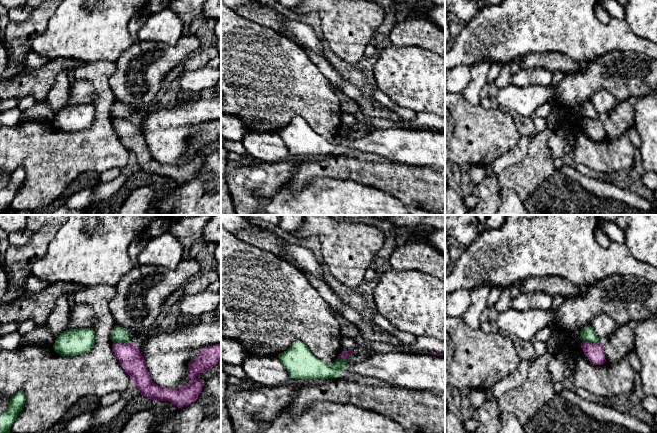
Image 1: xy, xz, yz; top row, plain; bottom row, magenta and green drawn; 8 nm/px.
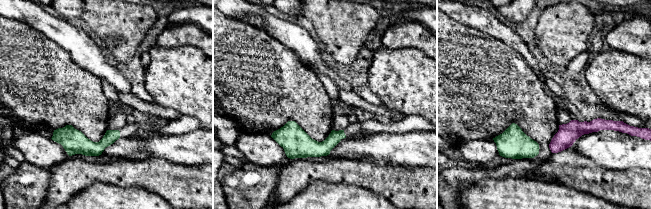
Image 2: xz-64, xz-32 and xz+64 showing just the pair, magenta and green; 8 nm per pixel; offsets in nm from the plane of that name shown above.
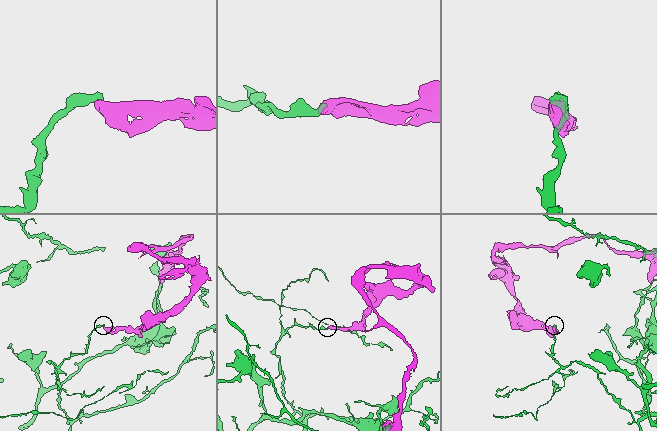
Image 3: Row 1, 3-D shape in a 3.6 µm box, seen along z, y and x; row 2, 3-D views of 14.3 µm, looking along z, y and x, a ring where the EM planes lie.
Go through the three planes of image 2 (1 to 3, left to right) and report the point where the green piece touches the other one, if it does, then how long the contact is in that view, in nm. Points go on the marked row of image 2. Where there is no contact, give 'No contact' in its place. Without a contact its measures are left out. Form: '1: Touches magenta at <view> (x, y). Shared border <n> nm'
1: No contact
2: No contact
3: No contact

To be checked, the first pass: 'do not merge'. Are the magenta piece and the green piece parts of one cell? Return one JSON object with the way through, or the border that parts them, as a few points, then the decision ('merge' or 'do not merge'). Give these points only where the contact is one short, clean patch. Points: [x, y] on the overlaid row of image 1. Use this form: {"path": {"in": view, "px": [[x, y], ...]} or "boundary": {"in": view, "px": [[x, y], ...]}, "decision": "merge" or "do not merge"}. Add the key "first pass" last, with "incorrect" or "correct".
{"boundary": {"in": "xz", "px": [[352, 353], [347, 358], [337, 358]]}, "decision": "do not merge", "first pass": "correct"}

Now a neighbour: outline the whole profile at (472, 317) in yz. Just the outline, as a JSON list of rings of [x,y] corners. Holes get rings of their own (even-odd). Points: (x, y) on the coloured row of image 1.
[[[482,285],[471,290],[471,304],[467,311],[460,317],[460,319],[472,329],[480,329],[481,327],[481,313],[487,307],[487,299],[491,287],[489,285]]]

